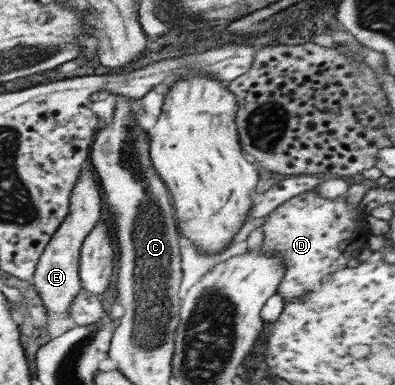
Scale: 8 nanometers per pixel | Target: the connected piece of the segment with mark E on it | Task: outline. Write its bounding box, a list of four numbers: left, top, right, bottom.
[31,166,101,316]

